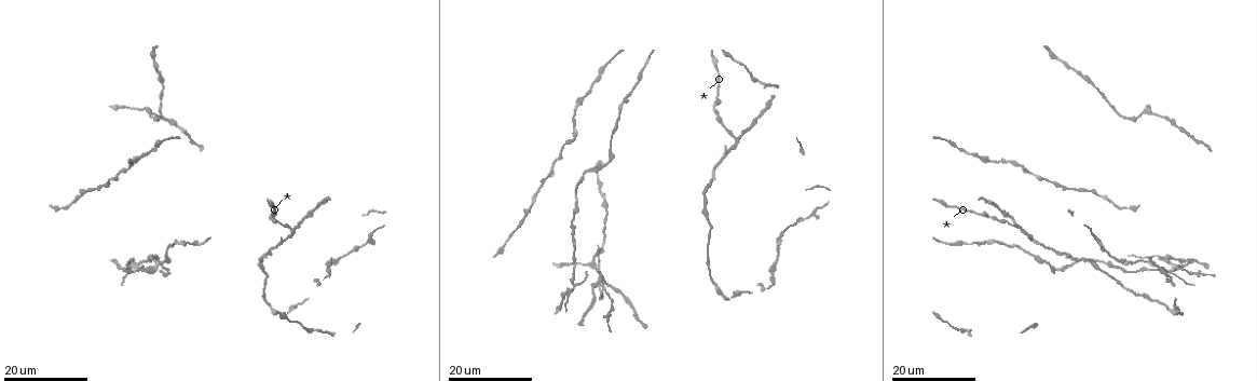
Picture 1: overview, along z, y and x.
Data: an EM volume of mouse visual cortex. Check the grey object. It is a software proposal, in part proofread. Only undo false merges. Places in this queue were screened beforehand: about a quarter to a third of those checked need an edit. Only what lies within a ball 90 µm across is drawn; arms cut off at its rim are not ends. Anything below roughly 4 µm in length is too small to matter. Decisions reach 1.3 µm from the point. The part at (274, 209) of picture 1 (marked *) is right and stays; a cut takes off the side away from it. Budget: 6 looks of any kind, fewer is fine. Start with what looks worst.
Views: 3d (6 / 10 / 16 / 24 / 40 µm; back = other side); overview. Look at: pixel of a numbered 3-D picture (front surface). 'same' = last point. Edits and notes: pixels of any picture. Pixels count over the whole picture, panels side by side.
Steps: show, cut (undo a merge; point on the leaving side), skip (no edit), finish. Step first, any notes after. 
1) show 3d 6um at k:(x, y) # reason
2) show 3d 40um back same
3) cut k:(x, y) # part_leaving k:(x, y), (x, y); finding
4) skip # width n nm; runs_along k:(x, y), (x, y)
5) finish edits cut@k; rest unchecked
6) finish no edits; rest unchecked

show 3d 16um at 1:(603, 277)

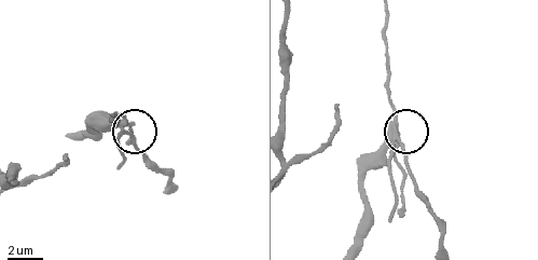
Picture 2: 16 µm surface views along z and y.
show 3d 10um at 2:(395, 139)

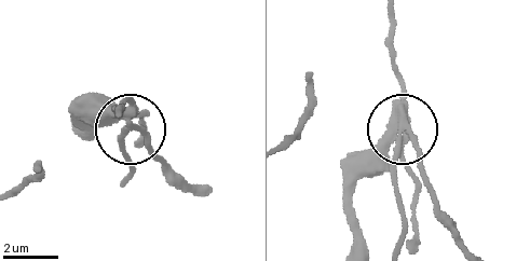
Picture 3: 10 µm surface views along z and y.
skip # arms 5; continuous, no second neuron

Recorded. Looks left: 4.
show 3d 16um at 1:(1170, 272) # four or more arms meet

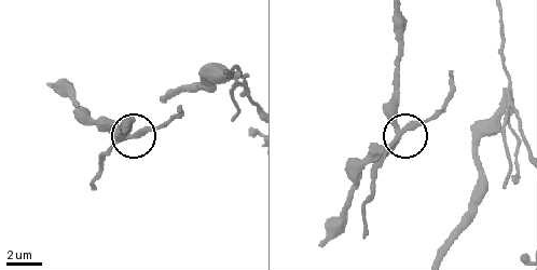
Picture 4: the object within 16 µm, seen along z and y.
show 3d 10um at 4:(404, 132)

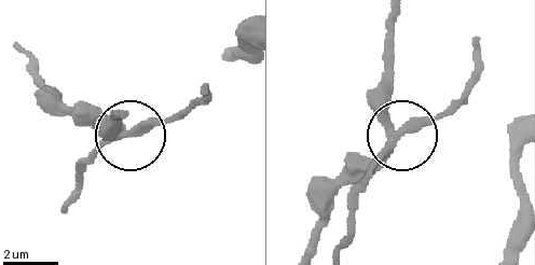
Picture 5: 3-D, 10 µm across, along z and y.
cut 5:(99, 149) # side_arm 9 um; part_leaving 5:(122, 134), (83, 166), (67, 206); a second neuron is stuck on

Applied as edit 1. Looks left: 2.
show 3d 24um at 1:(1144, 114)

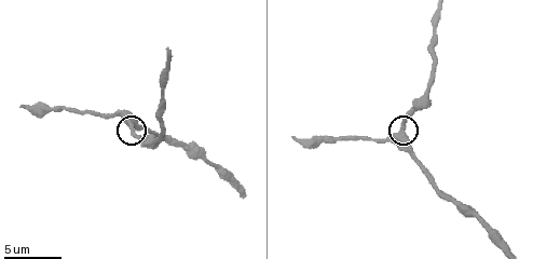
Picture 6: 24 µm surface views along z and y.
show 3d 6um at 6:(406, 134) # closer look

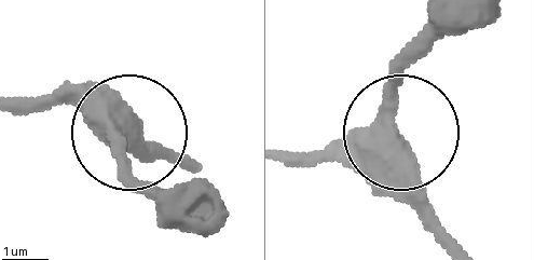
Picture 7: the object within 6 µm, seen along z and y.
skip # side_arm 23 um; one neuron here

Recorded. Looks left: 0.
finish edits cut@5; rest unchecked

